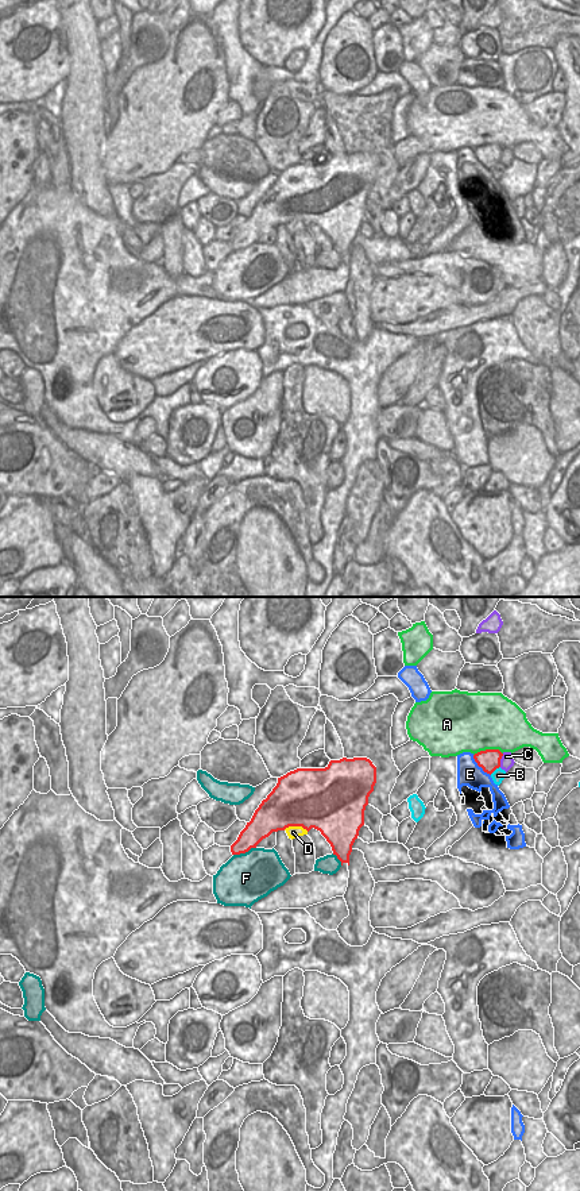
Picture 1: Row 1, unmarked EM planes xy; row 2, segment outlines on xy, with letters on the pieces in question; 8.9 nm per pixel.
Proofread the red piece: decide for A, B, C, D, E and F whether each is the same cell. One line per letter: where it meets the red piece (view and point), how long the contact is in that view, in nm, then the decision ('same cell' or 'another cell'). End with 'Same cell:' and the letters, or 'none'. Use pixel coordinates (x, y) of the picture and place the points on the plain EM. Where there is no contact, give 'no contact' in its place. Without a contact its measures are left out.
A: meets red in xy at (487, 145); contact 260 nm long; another cell
B: meets red in xy at (494, 165); contact 120 nm long; another cell
C: meets red in xy at (499, 155); contact 130 nm long; another cell
D: meets red in xy at (296, 220); contact 220 nm long; another cell
E: meets red in xy at (479, 161); contact 260 nm long; another cell
F: meets red in xy at (244, 247); contact 220 nm long; another cell
Same cell: none

